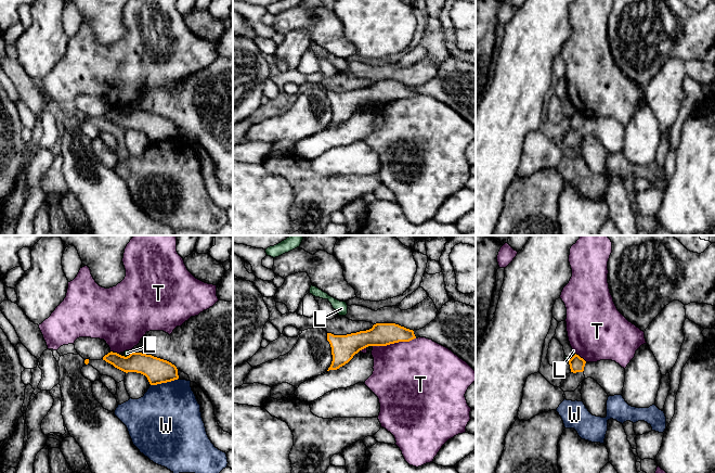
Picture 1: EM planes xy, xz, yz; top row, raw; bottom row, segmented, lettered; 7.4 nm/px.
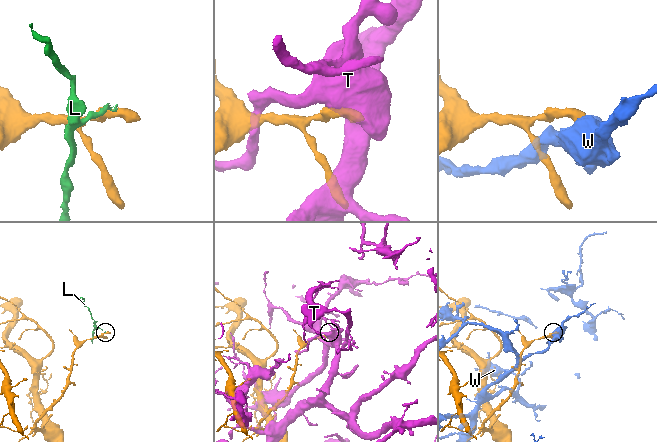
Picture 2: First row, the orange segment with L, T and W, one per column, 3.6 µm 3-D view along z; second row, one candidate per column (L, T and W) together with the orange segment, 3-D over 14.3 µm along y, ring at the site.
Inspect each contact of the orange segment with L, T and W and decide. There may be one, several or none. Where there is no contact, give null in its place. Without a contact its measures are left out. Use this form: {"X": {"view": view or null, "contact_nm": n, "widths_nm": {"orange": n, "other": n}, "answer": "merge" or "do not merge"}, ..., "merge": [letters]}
{"L": {"view": "xy", "contact_nm": 70, "widths_nm": {"orange": 180, "other": 50}, "answer": "do not merge"}, "T": {"view": "xz", "contact_nm": 340, "widths_nm": {"orange": 180, "other": 480}, "answer": "do not merge"}, "W": {"view": "xy", "contact_nm": 220, "widths_nm": {"orange": 190, "other": 460}, "answer": "do not merge"}, "merge": []}

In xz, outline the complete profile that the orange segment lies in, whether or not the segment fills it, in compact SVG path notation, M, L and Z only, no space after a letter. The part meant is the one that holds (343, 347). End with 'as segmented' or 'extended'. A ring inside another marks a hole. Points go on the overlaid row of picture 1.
M376 323L372 329L347 335L327 333L333 361L329 370L337 370L348 363L355 354L368 346L387 346L416 338L414 331L395 323Z; as segmented

